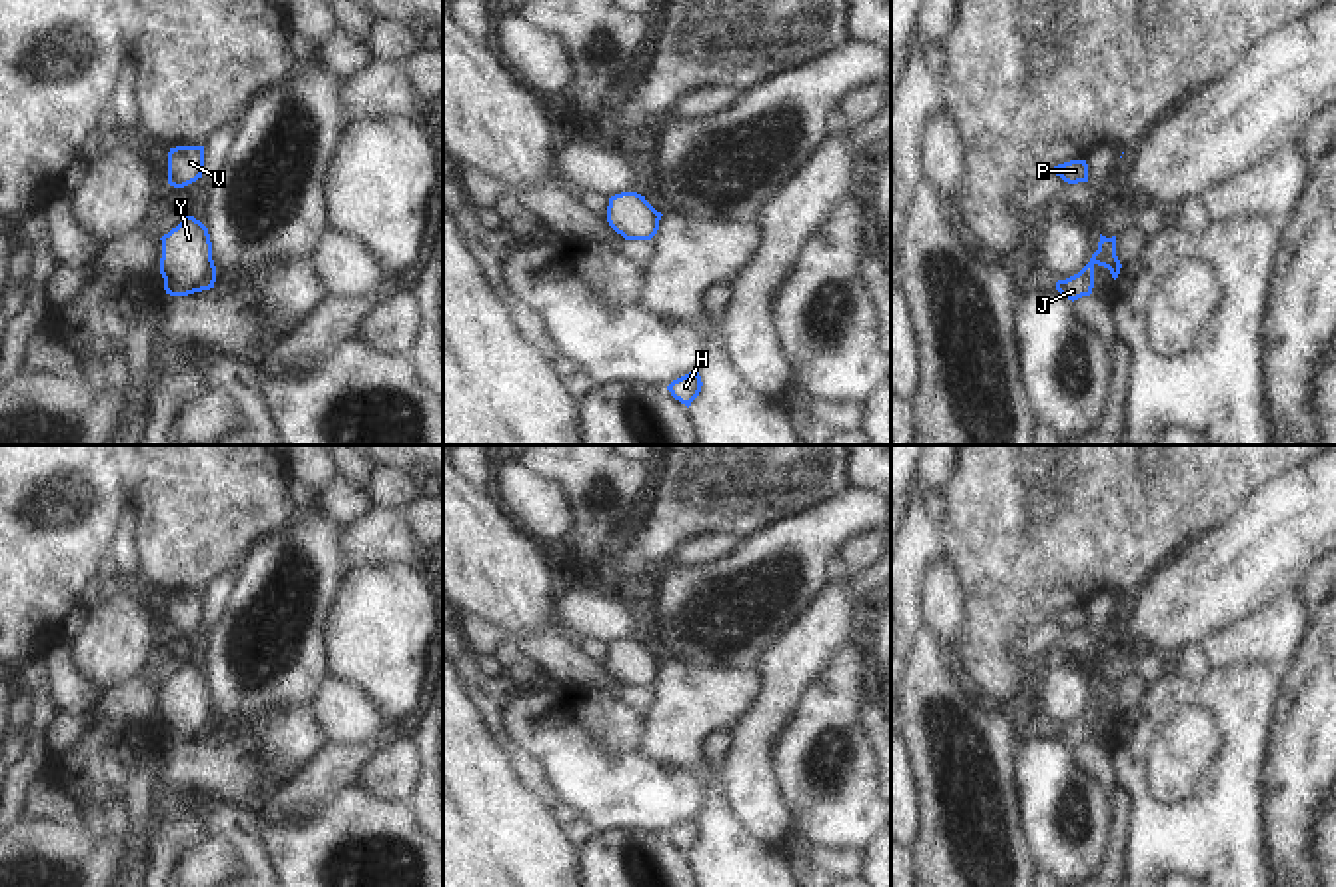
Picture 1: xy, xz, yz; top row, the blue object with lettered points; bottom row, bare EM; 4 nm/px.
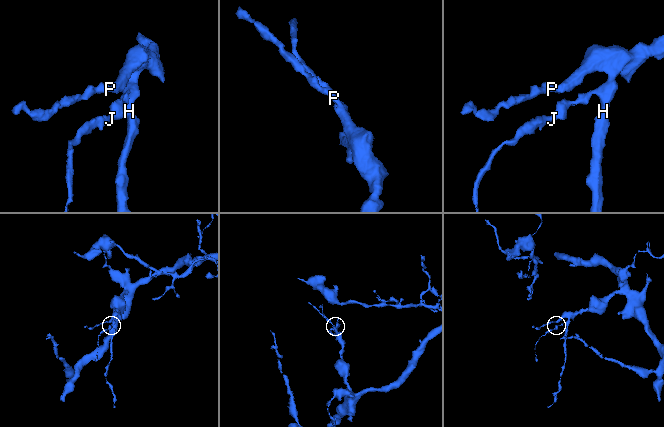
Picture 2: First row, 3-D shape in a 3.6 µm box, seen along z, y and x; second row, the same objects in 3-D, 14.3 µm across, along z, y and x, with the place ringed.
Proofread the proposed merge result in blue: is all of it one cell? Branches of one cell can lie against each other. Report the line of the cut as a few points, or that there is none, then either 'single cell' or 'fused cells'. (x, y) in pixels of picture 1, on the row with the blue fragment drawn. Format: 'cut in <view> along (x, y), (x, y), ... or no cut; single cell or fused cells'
no cut; single cell

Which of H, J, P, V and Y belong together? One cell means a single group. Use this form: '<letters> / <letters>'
H J P V Y

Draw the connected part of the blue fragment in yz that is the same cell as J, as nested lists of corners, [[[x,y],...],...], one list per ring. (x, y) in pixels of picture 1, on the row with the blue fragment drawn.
[[[1100,234],[1098,250],[1092,254],[1090,262],[1078,274],[1058,280],[1056,290],[1072,302],[1090,296],[1096,264],[1108,268],[1114,280],[1118,278],[1122,264],[1116,256],[1116,236],[1106,238]]]

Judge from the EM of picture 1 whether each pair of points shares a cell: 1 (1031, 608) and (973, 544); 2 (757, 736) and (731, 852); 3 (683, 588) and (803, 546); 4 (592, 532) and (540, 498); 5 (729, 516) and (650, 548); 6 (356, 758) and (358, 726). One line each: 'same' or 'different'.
1: same
2: different
3: same
4: different
5: same
6: different

